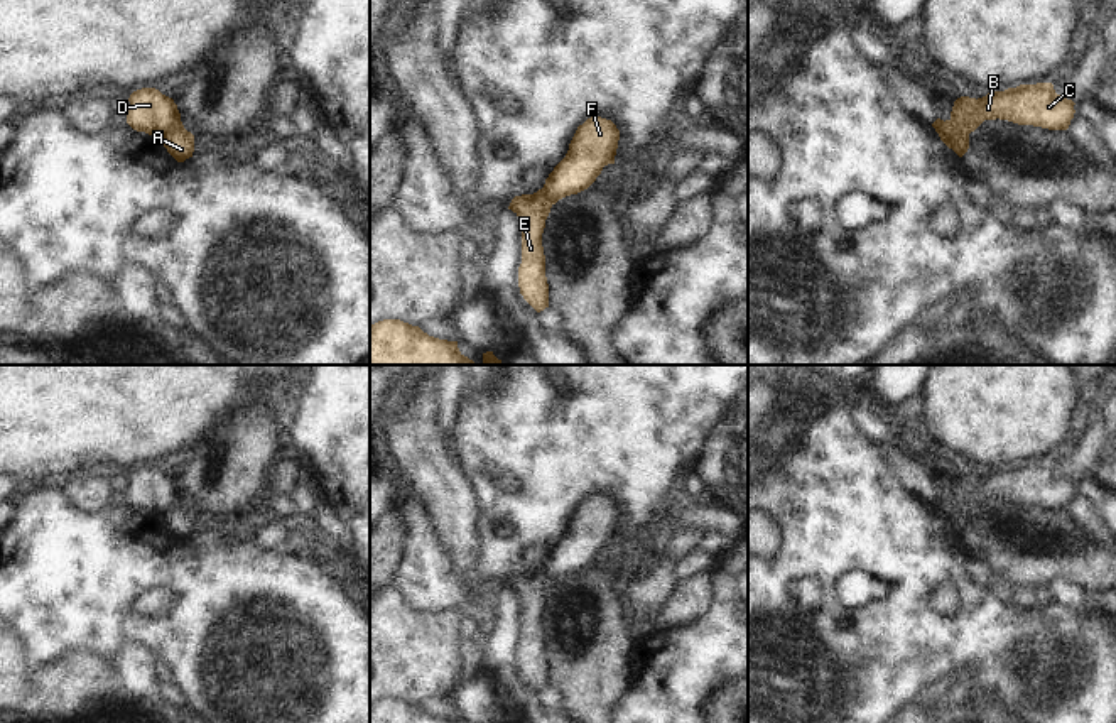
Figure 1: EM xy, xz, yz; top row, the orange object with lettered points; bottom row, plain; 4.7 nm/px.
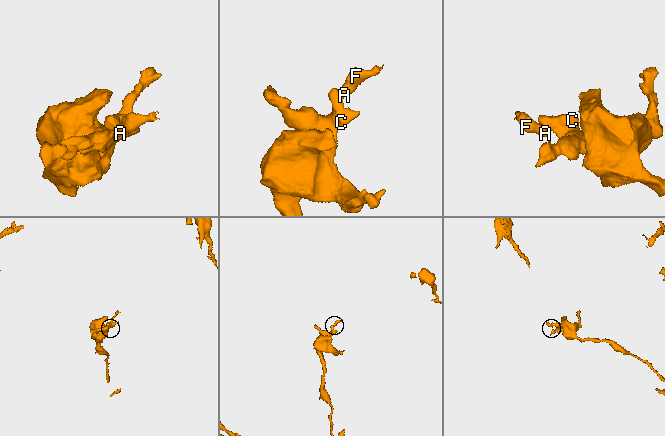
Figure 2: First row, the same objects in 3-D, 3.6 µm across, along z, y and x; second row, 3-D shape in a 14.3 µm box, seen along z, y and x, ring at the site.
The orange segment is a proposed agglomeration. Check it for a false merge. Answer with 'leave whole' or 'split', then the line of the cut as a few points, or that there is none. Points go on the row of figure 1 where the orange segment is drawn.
split; cut yz (949, 120), (968, 134)

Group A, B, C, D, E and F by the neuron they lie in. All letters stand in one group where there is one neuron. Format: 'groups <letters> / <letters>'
groups A F / B C D E

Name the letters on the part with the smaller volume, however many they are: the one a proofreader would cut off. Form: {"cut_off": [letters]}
{"cut_off": ["A", "F"]}

